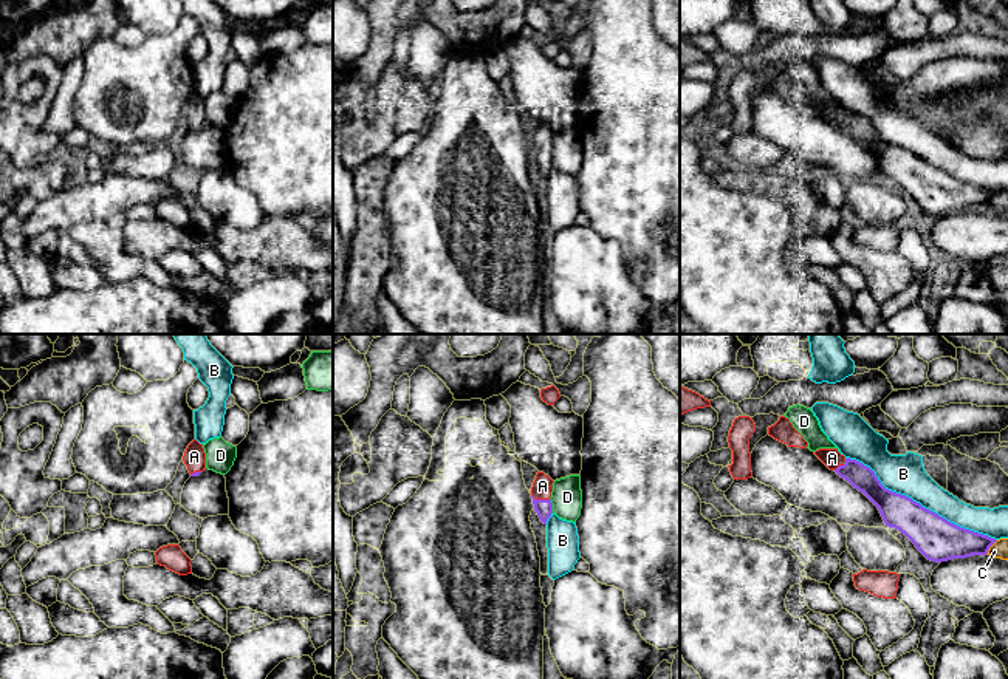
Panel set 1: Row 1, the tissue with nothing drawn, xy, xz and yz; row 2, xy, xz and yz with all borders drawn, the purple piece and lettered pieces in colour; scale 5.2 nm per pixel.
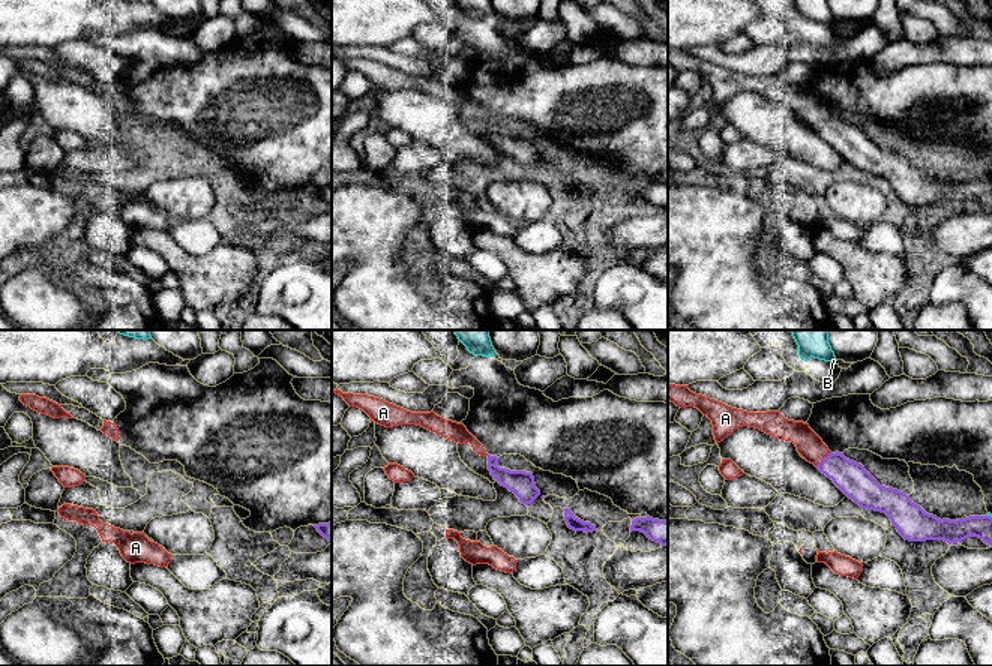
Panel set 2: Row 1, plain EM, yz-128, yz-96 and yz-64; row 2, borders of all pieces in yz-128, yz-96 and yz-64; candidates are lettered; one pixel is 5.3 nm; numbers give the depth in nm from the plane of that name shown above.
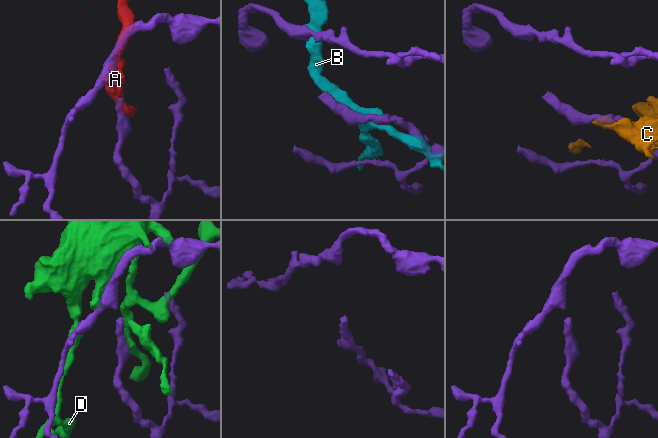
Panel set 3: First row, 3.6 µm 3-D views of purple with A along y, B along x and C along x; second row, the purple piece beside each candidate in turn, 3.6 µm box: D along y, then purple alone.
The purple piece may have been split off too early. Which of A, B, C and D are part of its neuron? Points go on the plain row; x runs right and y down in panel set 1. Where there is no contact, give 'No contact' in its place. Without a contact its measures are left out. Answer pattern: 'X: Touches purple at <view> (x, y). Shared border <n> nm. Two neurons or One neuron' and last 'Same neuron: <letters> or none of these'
A: Touches purple at xz (541, 153). Shared border 100 nm. One neuron
B: Touches purple at yz (918, 156). Shared border 900 nm. Two neurons
C: Touches purple at yz (991, 198). Shared border 90 nm. Two neurons
D: Touches purple at xz (552, 160). Shared border 80 nm. Two neurons
Same neuron: A

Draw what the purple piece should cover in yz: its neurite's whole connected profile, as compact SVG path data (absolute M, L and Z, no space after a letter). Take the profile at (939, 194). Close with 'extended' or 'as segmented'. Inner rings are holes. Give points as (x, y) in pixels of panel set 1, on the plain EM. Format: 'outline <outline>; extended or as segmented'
outline M819 102L814 108L830 124L862 145L878 161L886 179L904 187L931 215L986 209L997 195L960 181L912 152L886 142L870 121L845 111L838 102Z; extended

